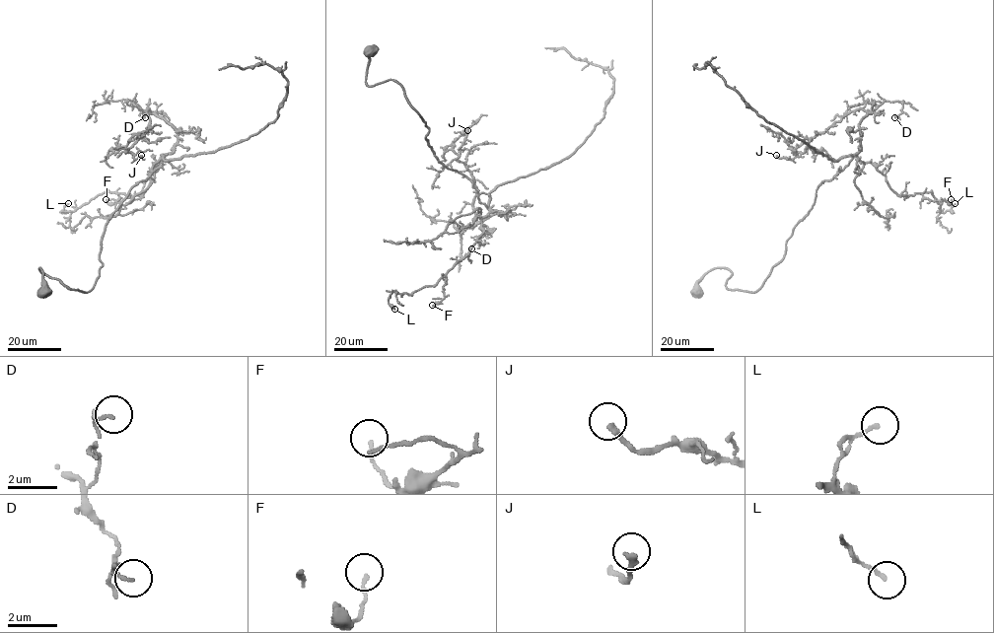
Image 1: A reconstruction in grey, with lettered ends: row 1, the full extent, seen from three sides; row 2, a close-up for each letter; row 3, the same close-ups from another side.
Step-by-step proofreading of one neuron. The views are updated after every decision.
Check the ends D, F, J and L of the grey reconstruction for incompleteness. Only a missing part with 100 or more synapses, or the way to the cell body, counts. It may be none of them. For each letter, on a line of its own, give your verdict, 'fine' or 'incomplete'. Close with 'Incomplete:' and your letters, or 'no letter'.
D: fine
F: fine
J: fine
L: fine
Incomplete: no letter

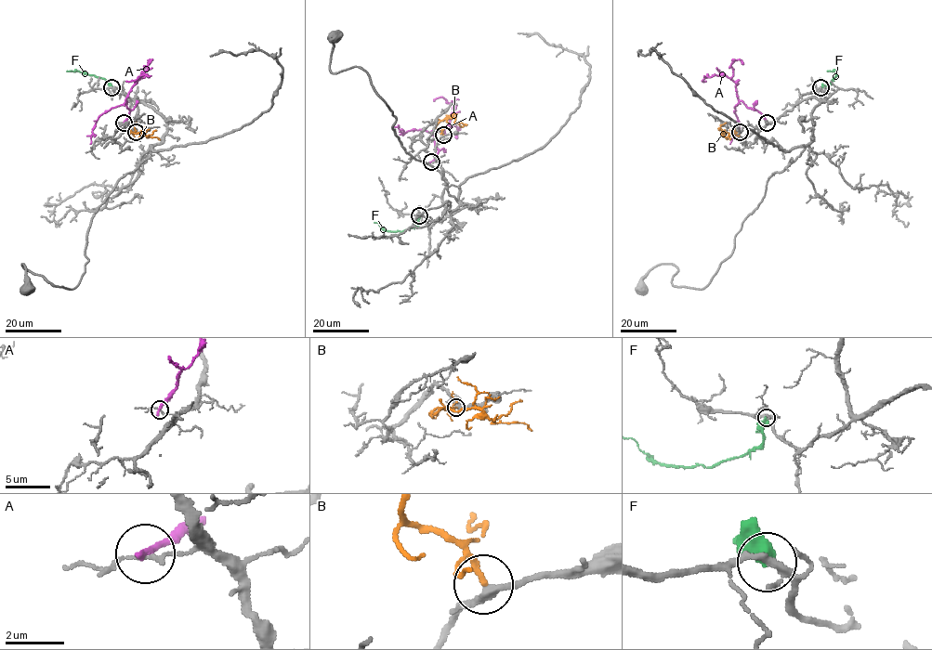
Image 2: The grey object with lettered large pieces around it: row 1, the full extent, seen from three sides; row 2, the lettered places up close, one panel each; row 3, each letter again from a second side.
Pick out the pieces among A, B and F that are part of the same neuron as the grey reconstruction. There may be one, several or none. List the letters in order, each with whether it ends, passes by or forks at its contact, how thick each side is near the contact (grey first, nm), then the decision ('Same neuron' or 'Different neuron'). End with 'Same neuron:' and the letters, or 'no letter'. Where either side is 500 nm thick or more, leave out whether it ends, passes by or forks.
A: It ends there. Thickness 110 nm (grey) against 260 nm. Different neuron
B: It ends there. Thickness 320 nm (grey) against 180 nm. Same neuron
F: It ends there. Thickness 190 nm (grey) against 400 nm. Different neuron
Same neuron: B

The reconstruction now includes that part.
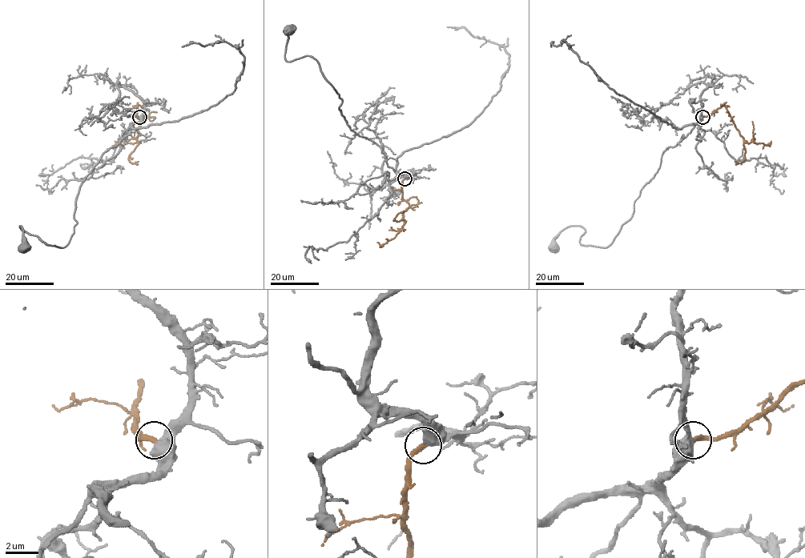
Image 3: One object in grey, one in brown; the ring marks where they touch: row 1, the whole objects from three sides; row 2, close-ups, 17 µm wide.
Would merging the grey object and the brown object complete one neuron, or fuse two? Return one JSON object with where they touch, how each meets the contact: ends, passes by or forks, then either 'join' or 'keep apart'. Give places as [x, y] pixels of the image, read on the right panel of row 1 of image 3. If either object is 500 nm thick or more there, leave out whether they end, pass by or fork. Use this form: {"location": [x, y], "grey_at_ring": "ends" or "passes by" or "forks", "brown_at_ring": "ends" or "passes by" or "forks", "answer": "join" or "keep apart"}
{"location": [702, 117], "answer": "join"}

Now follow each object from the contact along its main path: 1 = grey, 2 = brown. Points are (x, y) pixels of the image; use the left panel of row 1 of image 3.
1: (139, 117), (82, 182), (75, 201), (77, 223), (70, 242), (63, 247), (49, 246), (20, 226), (24, 252)
2: (139, 116), (137, 116), (137, 106), (139, 106), (144, 117), (138, 130), (138, 142), (112, 146)

